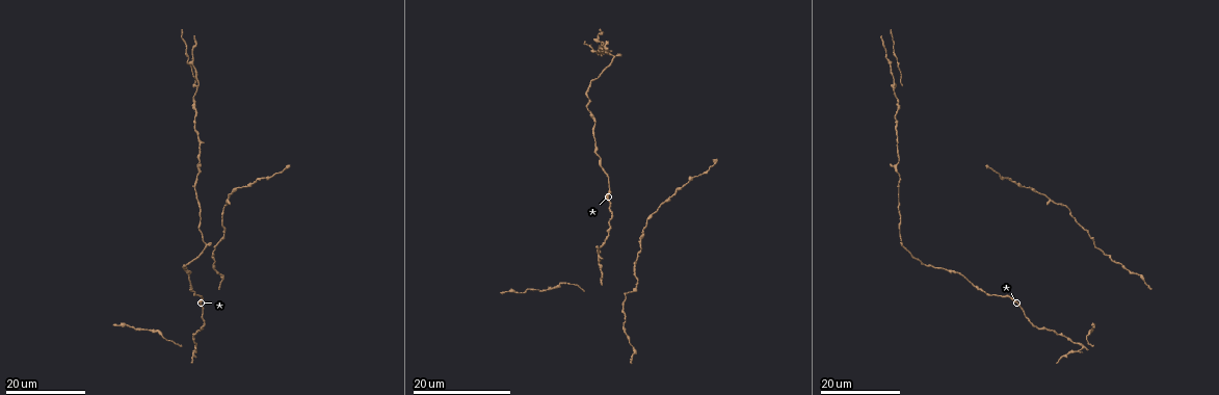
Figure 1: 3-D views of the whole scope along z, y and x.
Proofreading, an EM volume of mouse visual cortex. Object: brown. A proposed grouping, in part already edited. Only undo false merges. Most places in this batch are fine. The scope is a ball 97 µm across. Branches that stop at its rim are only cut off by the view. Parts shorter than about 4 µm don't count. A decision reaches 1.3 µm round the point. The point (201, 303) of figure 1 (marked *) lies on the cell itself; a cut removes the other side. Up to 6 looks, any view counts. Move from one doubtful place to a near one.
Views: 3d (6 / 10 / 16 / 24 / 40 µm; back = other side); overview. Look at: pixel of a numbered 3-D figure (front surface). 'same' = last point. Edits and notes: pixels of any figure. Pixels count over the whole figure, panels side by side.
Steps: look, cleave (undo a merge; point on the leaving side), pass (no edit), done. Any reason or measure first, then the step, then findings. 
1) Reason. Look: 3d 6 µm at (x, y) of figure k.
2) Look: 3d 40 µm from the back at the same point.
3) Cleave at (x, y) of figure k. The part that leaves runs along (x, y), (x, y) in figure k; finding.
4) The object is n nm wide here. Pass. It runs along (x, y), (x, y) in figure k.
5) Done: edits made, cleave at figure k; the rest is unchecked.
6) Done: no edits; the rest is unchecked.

Narrows sharply. Look: 3d 24 µm at (670, 197) of figure 1.

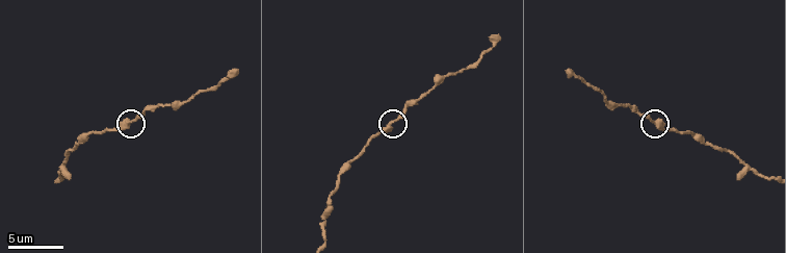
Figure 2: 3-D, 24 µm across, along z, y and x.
Look: 3d 10 µm at (394, 122) of figure 2.

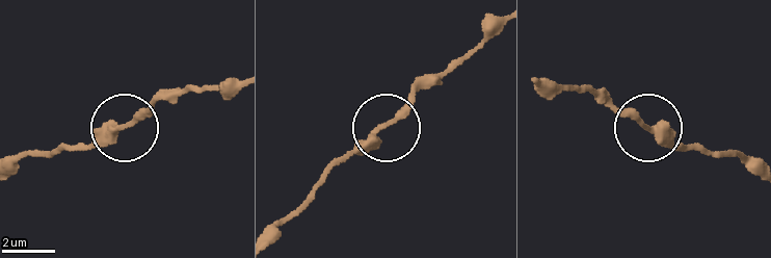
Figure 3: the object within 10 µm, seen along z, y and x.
Pass. It runs along (272, 233), (424, 81) in figure 3; one cell here.

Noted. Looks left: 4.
A narrow waist. Look: 3d 16 µm at (899, 210) of figure 1.

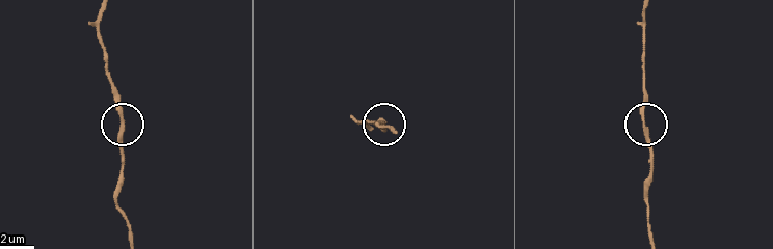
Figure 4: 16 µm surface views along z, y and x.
Look: 3d 10 µm at (122, 118) of figure 4.

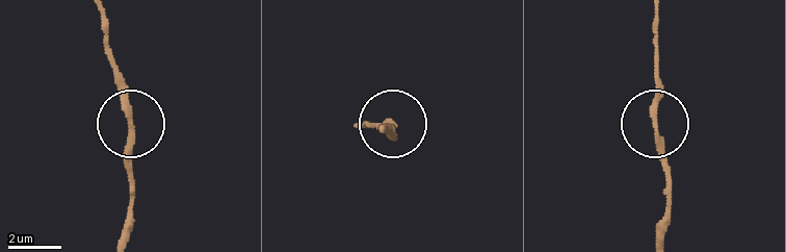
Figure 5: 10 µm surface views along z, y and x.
Pass. It runs along (663, 232), (667, 165), (655, 125), (655, 53) in figure 5; all the same cell.

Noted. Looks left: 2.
Three arms meet. Look: 3d 16 µm at (891, 85) of figure 1.

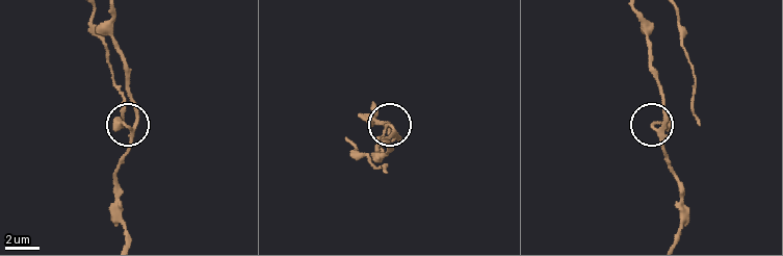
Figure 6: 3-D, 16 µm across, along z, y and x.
Look: 3d 6 µm at (660, 130) of figure 6.

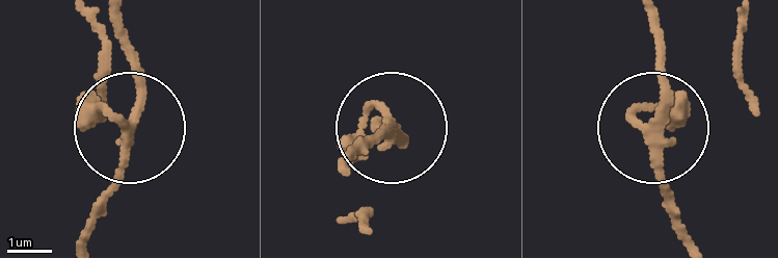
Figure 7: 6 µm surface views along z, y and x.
3 arms meet here. Pass. It runs along (88, 240), (140, 95), (130, 31) in figure 7; all the same cell.

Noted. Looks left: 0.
Done: no edits; the rest is unchecked.

